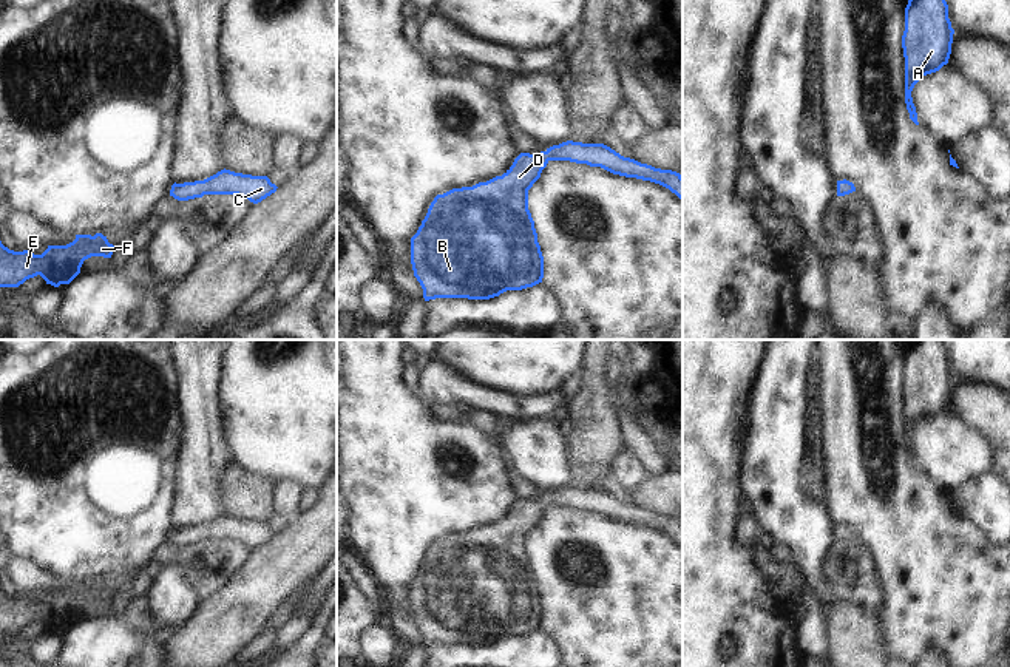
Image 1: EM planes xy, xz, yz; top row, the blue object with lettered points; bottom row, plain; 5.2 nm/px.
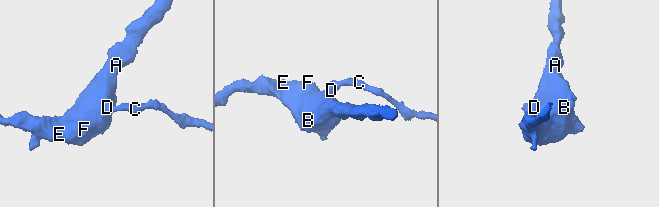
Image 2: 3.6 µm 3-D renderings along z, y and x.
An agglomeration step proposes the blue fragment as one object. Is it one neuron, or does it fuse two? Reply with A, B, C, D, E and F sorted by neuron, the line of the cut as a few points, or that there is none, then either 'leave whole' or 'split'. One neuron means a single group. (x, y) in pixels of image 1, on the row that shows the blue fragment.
A B C D E F | no cut | leave whole

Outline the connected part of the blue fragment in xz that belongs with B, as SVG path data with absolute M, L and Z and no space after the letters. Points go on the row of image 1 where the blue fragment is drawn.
M567 141L541 153L520 153L502 174L473 187L437 195L422 225L411 238L411 264L425 301L436 298L490 300L507 290L522 290L542 283L544 256L534 221L528 210L528 190L550 161L570 161L601 167L613 174L650 181L683 199L683 176L624 157L604 144Z

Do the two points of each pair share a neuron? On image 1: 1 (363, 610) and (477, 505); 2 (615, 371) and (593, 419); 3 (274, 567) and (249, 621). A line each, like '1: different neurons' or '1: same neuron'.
1: different neurons
2: different neurons
3: same neuron

